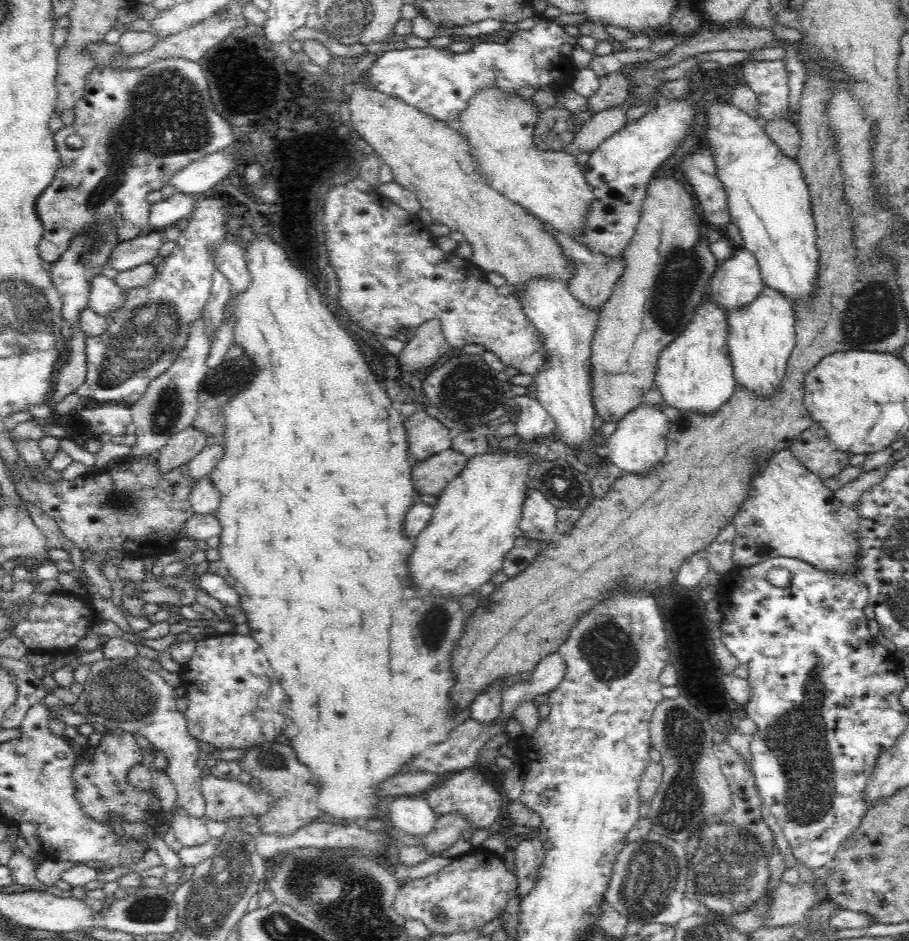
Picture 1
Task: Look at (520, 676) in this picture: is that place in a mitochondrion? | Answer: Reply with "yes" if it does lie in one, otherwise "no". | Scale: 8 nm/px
no

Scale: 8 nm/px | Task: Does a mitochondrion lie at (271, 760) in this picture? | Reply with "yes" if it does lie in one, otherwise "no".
yes

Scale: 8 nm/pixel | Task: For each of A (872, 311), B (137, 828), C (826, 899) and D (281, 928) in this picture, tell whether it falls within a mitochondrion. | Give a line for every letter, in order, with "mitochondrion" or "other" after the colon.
A: mitochondrion
B: other
C: other
D: mitochondrion

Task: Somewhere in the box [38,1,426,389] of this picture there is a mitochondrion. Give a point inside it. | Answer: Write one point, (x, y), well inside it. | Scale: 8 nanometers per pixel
(164, 116)

